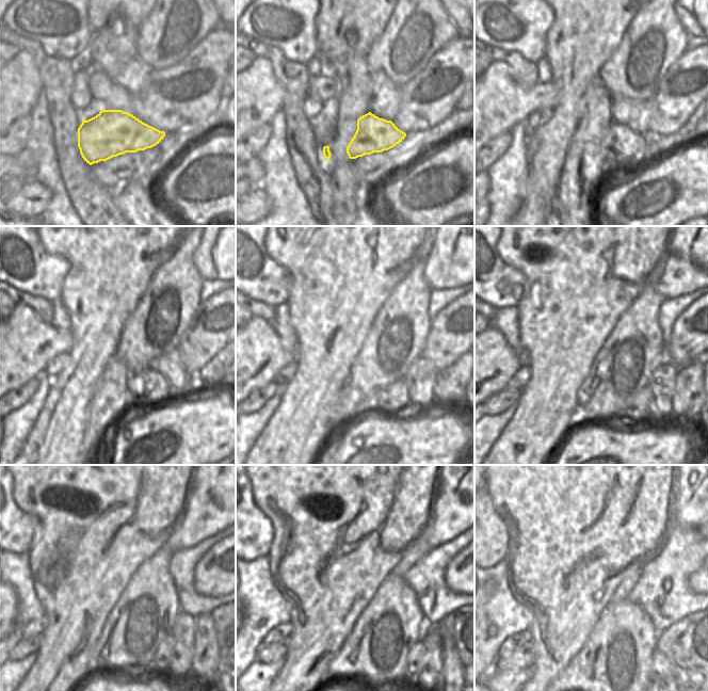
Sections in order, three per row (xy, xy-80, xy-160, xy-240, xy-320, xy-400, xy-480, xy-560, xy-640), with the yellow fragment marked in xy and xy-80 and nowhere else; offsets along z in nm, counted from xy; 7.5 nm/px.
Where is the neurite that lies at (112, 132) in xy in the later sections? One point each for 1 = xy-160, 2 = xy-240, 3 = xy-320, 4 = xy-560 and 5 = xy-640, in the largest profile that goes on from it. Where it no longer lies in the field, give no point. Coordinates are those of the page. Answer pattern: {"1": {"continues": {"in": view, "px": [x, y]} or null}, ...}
{"1": {"continues": {"in": "xy-160", "px": [621, 143]}}, "2": {"continues": {"in": "xy-240", "px": [148, 387]}}, "3": {"continues": {"in": "xy-320", "px": [395, 398]}}, "4": {"continues": {"in": "xy-560", "px": [415, 658]}}, "5": {"continues": {"in": "xy-640", "px": [661, 667]}}}

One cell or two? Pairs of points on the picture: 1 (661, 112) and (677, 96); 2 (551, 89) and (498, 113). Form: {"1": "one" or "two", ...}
{"1": "one", "2": "one"}

